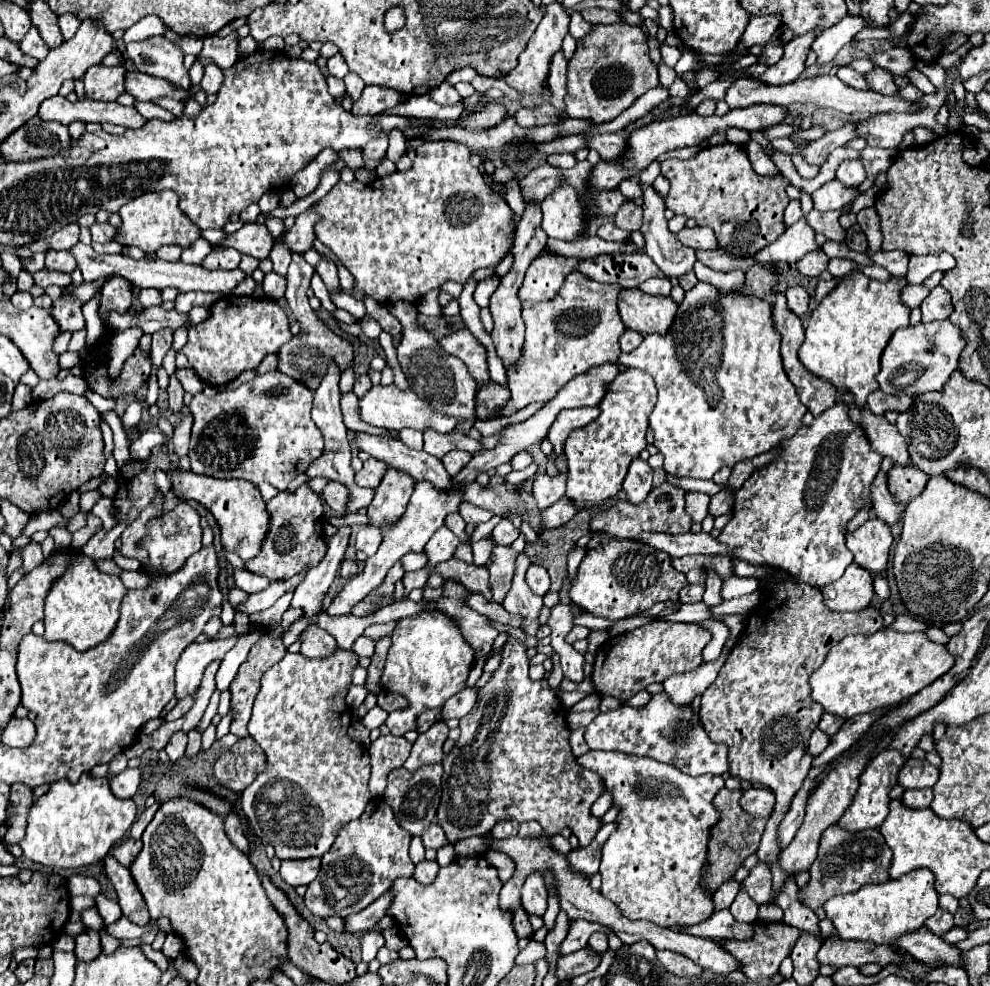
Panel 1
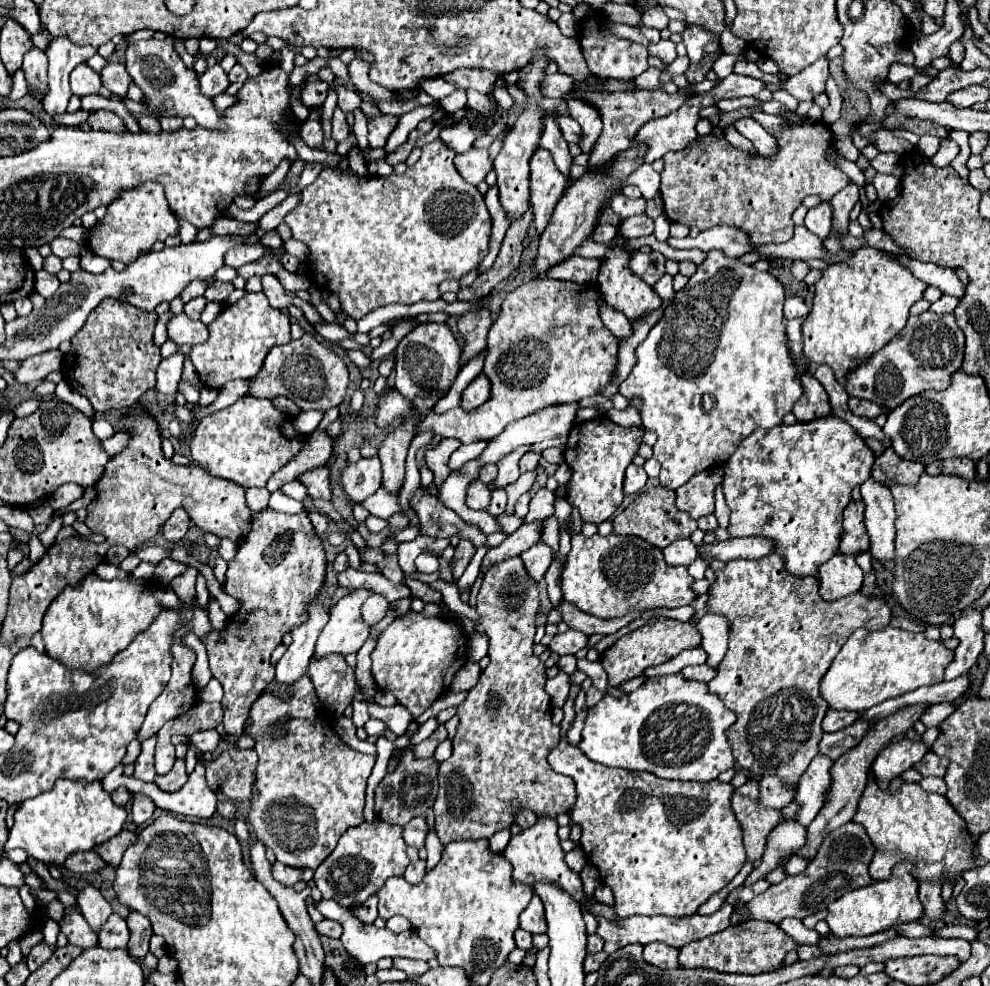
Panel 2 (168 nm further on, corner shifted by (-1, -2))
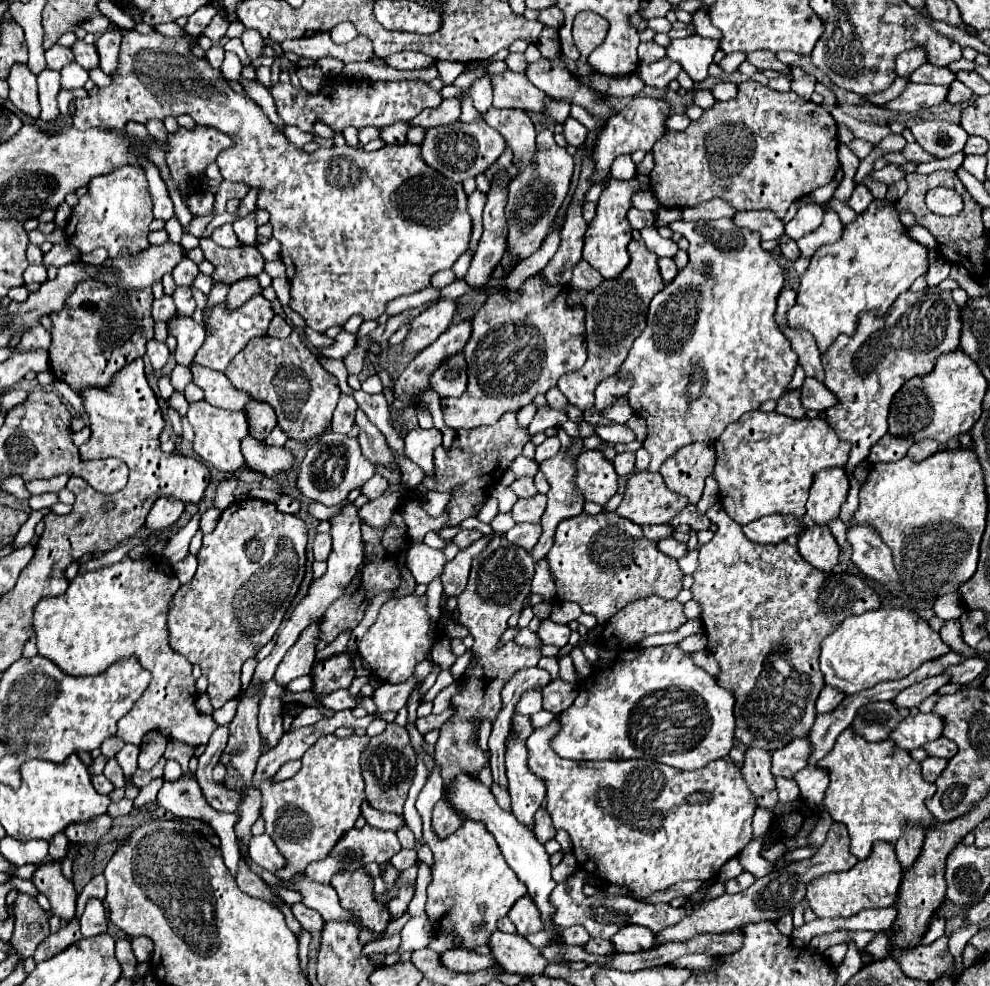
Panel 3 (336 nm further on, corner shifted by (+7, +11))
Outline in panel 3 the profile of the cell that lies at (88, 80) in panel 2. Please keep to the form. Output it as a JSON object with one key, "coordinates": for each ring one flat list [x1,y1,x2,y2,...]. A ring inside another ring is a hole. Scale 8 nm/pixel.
{"coordinates":[[54,46,46,52,46,62,48,62,48,68,52,70,62,70,66,64,74,62,74,54,70,48,64,48,64,46]]}

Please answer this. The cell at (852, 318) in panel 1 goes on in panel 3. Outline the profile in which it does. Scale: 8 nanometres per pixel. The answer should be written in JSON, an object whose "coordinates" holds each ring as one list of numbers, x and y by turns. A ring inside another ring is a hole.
{"coordinates":[[874,200,852,224,844,226,844,234,836,244,826,244,818,248,816,254,810,258,810,266,800,280,796,304,788,310,788,324,798,330,808,330,816,338,816,344,824,354,840,334,852,336,856,332,858,318,862,312,874,310,878,318,884,316,886,310,894,304,894,300,902,292,906,292,918,276,926,274,926,270,928,250,906,234,898,212,894,212,892,208,892,202]]}

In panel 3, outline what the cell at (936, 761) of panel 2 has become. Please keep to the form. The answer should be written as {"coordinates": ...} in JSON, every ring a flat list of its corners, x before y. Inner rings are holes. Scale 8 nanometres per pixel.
{"coordinates":[[938,738,932,744,924,746,928,756,942,756,942,758,952,758,956,754,956,744,946,738]]}

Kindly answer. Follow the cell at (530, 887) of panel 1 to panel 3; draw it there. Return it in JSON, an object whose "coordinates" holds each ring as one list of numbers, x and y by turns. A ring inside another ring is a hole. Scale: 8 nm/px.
{"coordinates":[[522,896,522,900,518,900,518,904,514,904,514,908,508,912,508,918,514,922,520,936,542,930,540,912,530,896]]}

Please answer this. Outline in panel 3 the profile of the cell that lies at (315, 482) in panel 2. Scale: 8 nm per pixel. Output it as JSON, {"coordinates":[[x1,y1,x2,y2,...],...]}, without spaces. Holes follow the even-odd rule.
{"coordinates":[[256,438,244,440,242,452,246,452,246,460,250,460,250,468,260,470,266,476,288,472,294,462,294,456,290,450,268,446,266,442,258,442]]}

